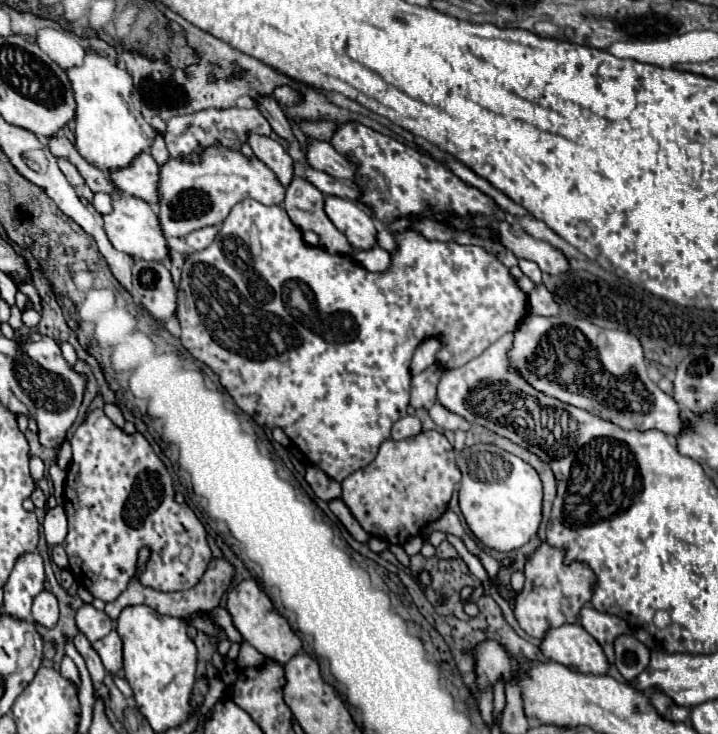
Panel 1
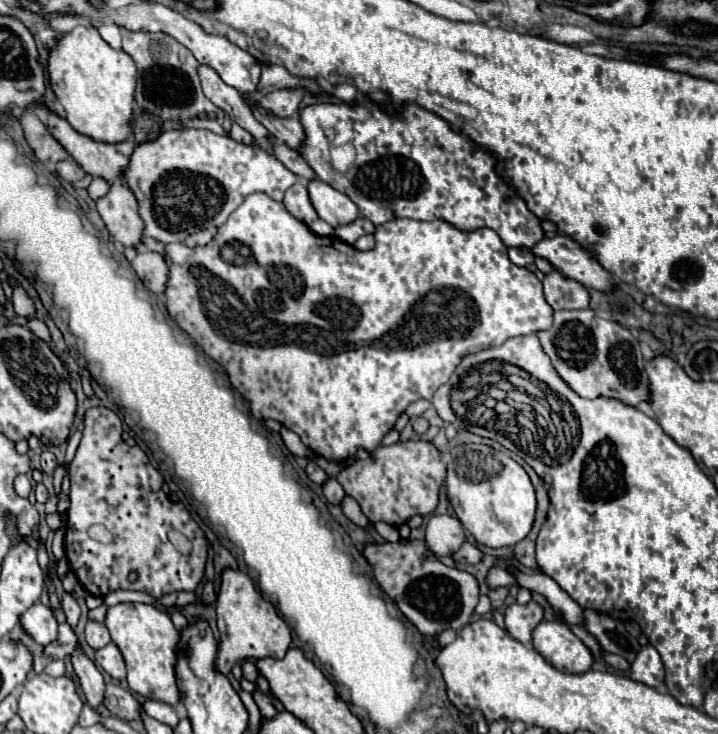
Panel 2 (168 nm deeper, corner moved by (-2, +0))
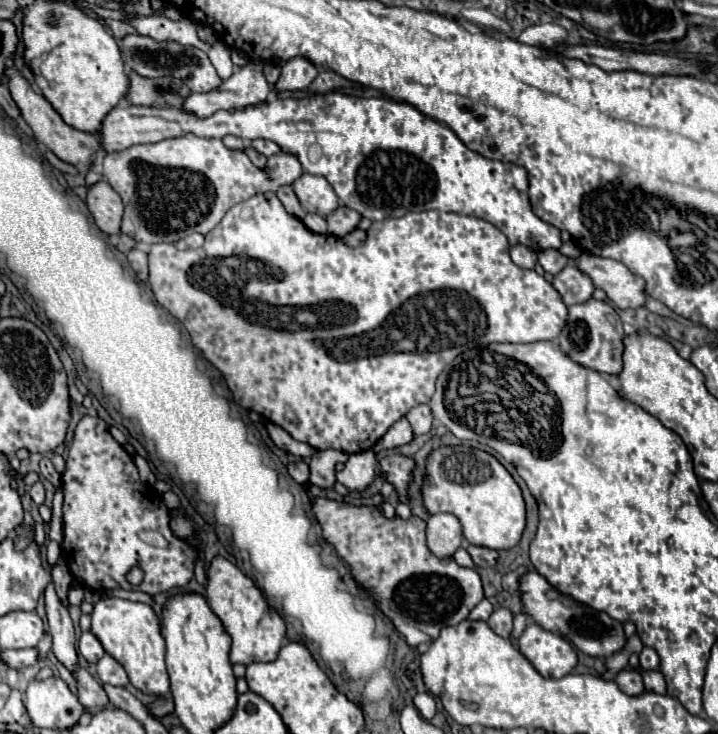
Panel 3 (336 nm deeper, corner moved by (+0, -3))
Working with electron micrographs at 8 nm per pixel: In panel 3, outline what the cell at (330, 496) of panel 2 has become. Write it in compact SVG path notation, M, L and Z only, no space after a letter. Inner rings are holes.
M316 451L310 461L310 483L320 489L334 489L336 483L336 463L346 461L348 455L342 451Z

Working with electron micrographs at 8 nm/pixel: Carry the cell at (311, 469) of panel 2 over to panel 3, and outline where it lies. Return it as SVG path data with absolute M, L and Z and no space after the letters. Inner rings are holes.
M298 461L298 463L288 463L288 473L294 481L298 481L300 485L304 485L310 477L310 469L306 461Z

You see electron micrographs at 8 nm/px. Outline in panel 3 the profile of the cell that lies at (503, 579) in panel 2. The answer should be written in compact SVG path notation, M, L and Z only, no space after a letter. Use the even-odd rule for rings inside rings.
M644 647L640 651L640 671L656 671L660 667L660 659L658 659L658 653L650 647Z

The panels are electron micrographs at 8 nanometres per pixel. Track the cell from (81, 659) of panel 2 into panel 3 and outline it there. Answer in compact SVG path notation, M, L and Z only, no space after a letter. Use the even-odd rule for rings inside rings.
M50 583L44 591L46 597L46 613L48 613L48 625L50 633L54 639L54 655L56 659L70 671L74 673L78 669L78 651L76 651L76 635L74 635L74 625L68 615L68 609L60 603L54 585Z

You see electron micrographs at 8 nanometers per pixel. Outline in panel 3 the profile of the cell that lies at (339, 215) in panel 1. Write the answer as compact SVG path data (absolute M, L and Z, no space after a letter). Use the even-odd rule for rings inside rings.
M304 173L300 179L294 181L292 187L294 187L294 193L300 199L302 207L308 213L326 217L340 207L338 197L334 195L334 189L330 187L330 183L318 175Z

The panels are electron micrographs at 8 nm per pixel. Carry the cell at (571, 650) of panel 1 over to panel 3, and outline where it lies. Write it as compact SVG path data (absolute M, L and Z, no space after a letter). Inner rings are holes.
M536 623L528 625L518 639L522 655L544 677L564 677L578 665L576 649L558 633L546 631Z

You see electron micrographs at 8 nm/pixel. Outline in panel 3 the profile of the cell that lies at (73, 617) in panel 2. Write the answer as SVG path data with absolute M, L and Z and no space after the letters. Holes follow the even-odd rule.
M54 565L52 569L52 581L56 585L56 593L58 597L62 599L62 603L66 603L66 607L70 605L68 603L68 589L72 585L72 575L68 571L68 567L60 567L60 565Z

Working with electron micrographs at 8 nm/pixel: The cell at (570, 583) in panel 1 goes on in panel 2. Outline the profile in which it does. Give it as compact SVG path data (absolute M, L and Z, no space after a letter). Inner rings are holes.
M530 602L526 606L520 604L512 604L504 610L504 624L506 624L506 632L522 642L522 644L530 644L532 640L532 630L534 626L542 620L542 606L538 606L536 602Z

